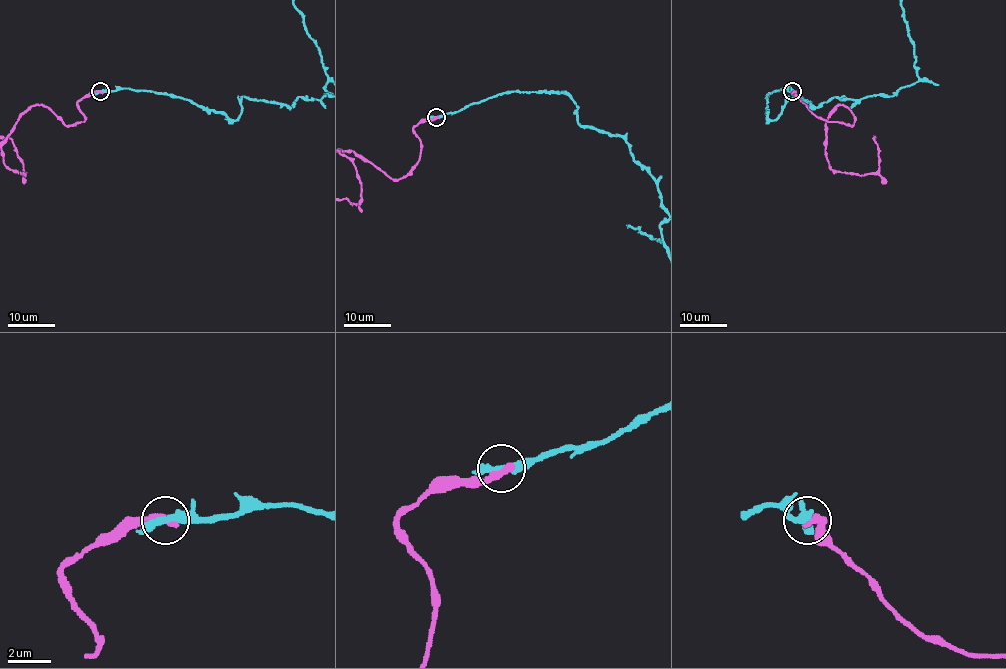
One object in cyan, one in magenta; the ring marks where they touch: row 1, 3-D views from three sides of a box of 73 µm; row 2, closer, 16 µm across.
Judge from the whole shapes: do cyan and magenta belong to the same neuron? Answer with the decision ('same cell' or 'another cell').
another cell

